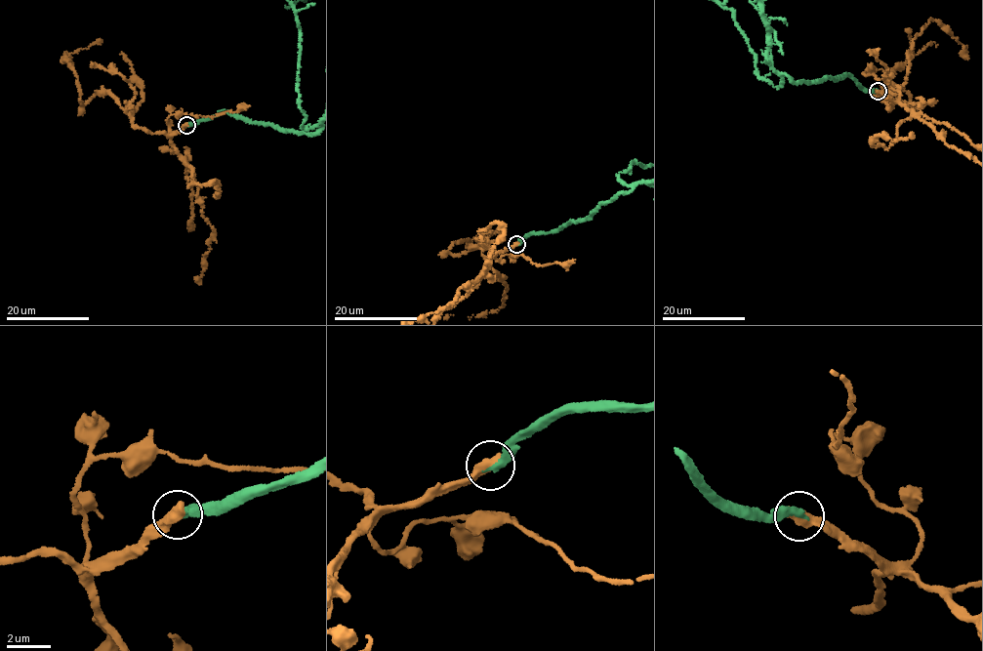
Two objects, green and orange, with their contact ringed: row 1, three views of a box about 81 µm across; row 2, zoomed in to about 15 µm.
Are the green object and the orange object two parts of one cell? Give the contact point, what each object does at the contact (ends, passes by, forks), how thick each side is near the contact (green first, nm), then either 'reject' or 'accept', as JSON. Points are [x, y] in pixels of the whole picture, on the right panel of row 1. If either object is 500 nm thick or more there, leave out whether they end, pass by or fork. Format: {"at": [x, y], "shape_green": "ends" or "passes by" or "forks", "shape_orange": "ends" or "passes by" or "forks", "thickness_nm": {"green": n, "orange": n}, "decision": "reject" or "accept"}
{"at": [878, 91], "thickness_nm": {"green": 360, "orange": 550}, "decision": "reject"}

